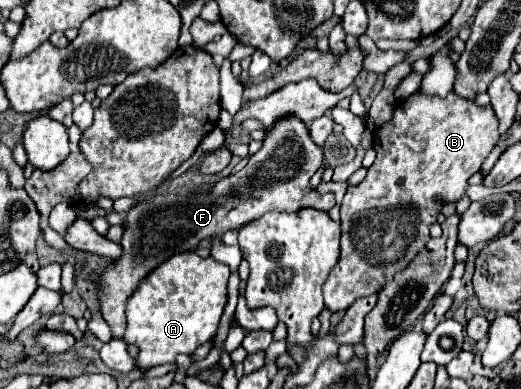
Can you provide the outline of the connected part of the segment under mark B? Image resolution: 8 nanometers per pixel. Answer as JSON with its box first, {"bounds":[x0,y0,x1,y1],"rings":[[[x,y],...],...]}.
{"bounds":[323,92,499,312],"rings":[[[415,92],[411,94],[409,98],[401,100],[395,104],[393,108],[393,118],[389,122],[385,122],[381,128],[375,130],[375,140],[373,140],[373,148],[377,152],[377,158],[375,158],[375,164],[367,170],[367,176],[361,184],[357,186],[351,186],[347,188],[345,196],[343,196],[343,202],[341,202],[341,258],[337,262],[337,266],[331,270],[327,282],[323,284],[323,300],[325,300],[325,308],[329,312],[339,312],[339,310],[347,310],[357,298],[361,296],[369,296],[373,292],[377,292],[379,288],[383,288],[387,284],[387,280],[391,280],[391,276],[395,272],[401,272],[409,260],[419,252],[419,248],[423,248],[423,244],[427,244],[429,240],[429,226],[433,222],[437,222],[437,214],[441,212],[441,206],[445,202],[457,202],[463,194],[465,194],[465,188],[467,188],[467,180],[479,172],[479,166],[483,164],[483,160],[489,156],[489,152],[493,150],[493,146],[497,144],[499,140],[499,130],[497,130],[497,118],[491,105],[480,106],[471,100],[465,100],[461,96],[457,96],[455,92],[449,92],[445,98],[439,98],[439,96],[427,96],[423,92]]]}

